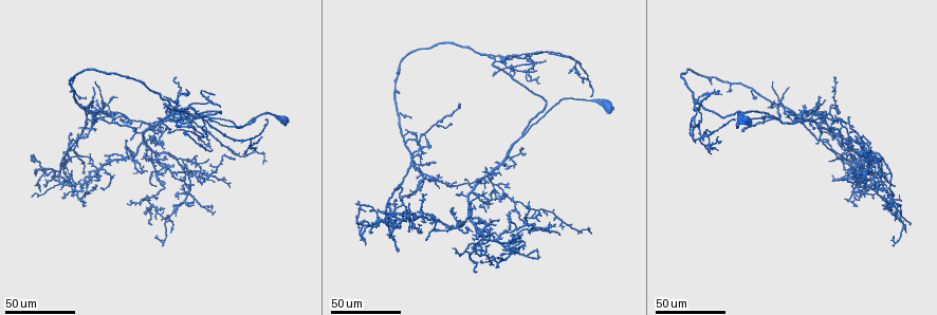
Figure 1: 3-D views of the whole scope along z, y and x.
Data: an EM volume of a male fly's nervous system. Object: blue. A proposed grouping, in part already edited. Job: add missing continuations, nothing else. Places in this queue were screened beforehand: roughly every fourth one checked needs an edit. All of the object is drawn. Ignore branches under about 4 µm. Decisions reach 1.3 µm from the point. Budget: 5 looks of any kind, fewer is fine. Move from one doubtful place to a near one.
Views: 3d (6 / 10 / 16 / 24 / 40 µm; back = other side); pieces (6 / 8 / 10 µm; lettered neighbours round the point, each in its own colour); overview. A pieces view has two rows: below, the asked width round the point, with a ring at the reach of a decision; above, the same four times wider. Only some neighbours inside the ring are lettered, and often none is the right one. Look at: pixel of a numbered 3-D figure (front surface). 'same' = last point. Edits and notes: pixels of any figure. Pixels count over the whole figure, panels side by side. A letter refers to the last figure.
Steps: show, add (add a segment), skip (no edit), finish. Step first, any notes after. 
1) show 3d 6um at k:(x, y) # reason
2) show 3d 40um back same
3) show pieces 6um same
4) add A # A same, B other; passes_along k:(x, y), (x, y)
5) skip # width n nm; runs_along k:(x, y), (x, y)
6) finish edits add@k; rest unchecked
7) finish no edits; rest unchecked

show 3d 24um at 1:(489, 243) # free end

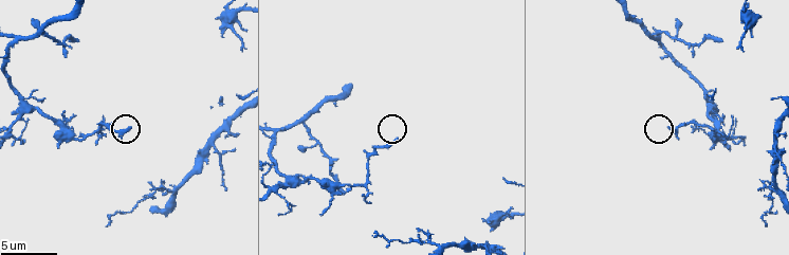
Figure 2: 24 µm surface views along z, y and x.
show pieces 8um at 2:(128, 127)

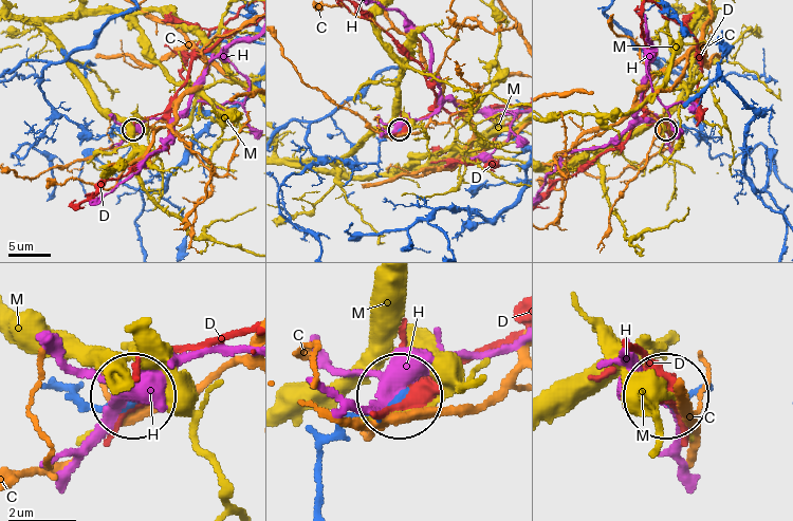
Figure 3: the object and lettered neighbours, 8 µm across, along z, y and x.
skip # width 160 nm; C other, D other, H other, M other; runs_along 3:(310, 133), (317, 155), (372, 164), (381, 141), (399, 131); none of them fits

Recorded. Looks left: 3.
show 3d 24um at 1:(196, 157) # branch stops here

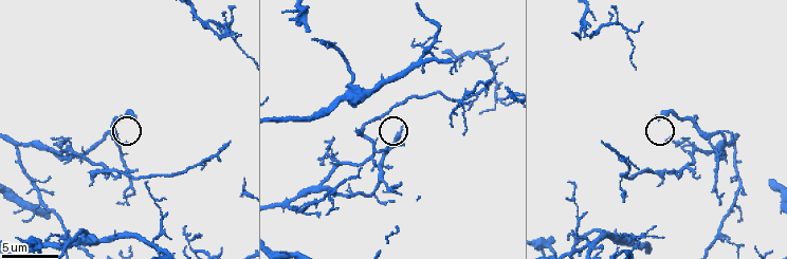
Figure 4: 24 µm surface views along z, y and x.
show pieces 8um at 4:(656, 117) # see the neighbours

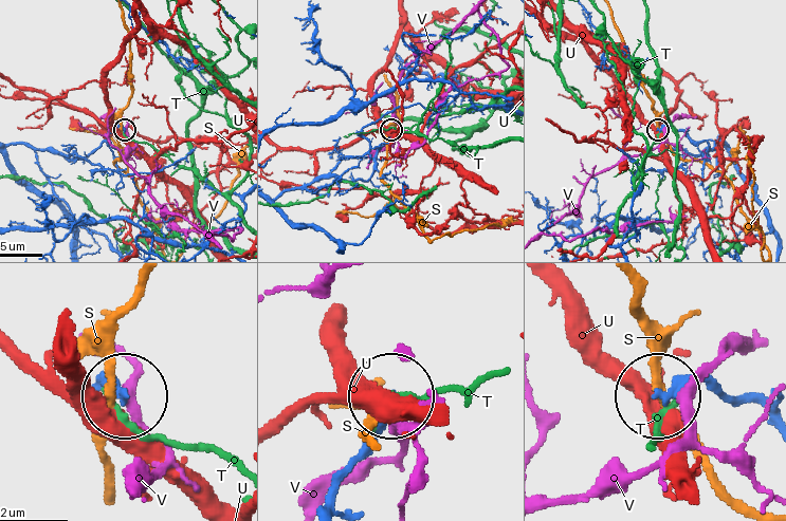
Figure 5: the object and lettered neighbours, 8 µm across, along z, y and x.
skip # S other, T other, U other, V other; runs_along 5:(773, 416), (756, 402), (705, 391), (657, 396); no lettered segment goes on from it

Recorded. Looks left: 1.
finish no edits; rest unchecked

